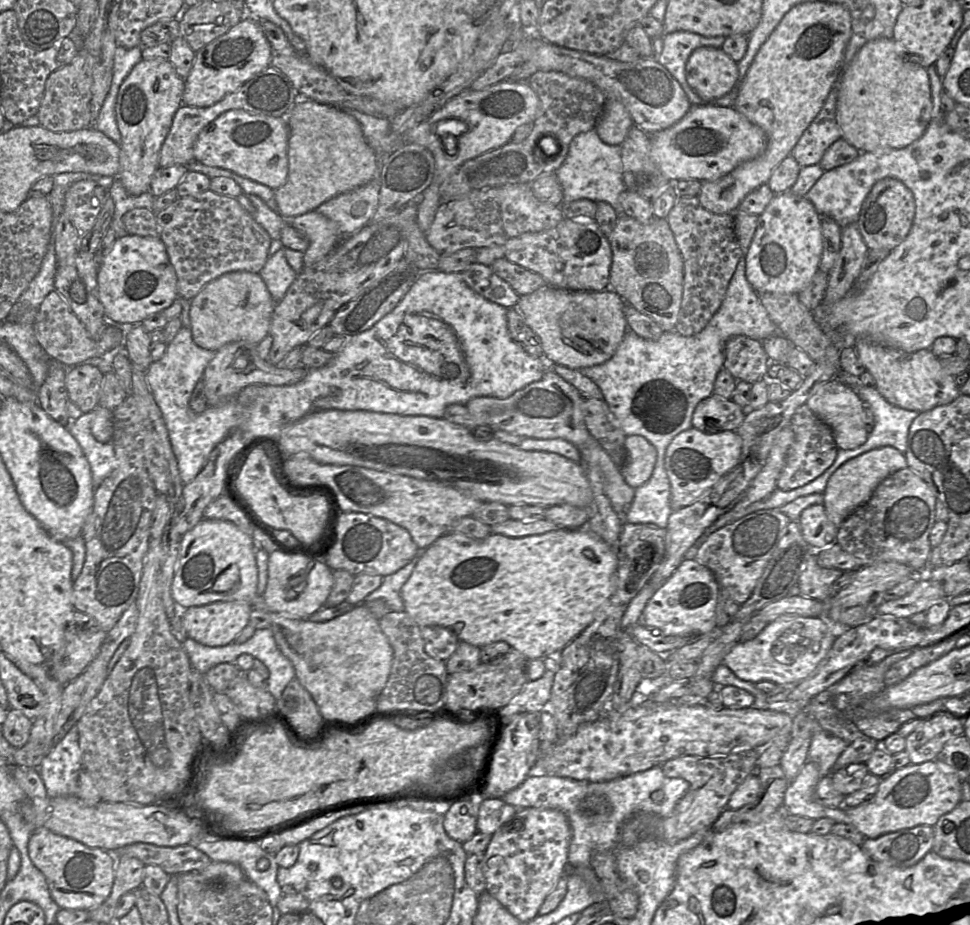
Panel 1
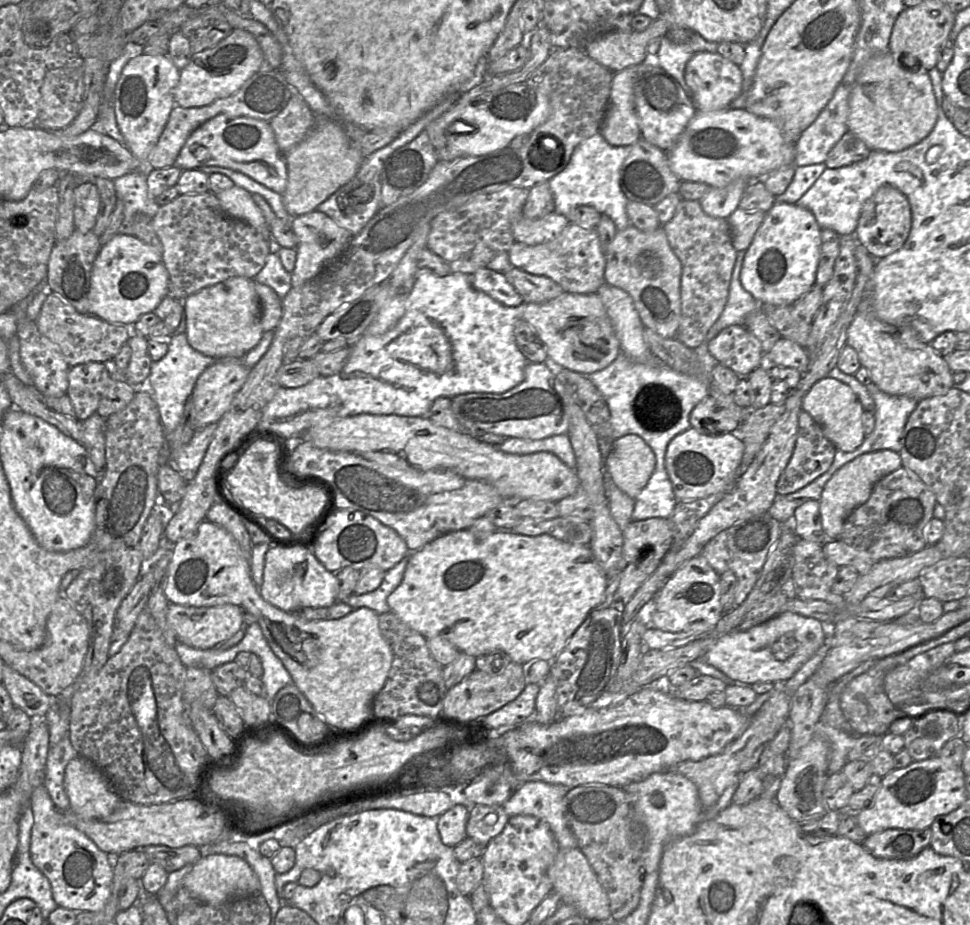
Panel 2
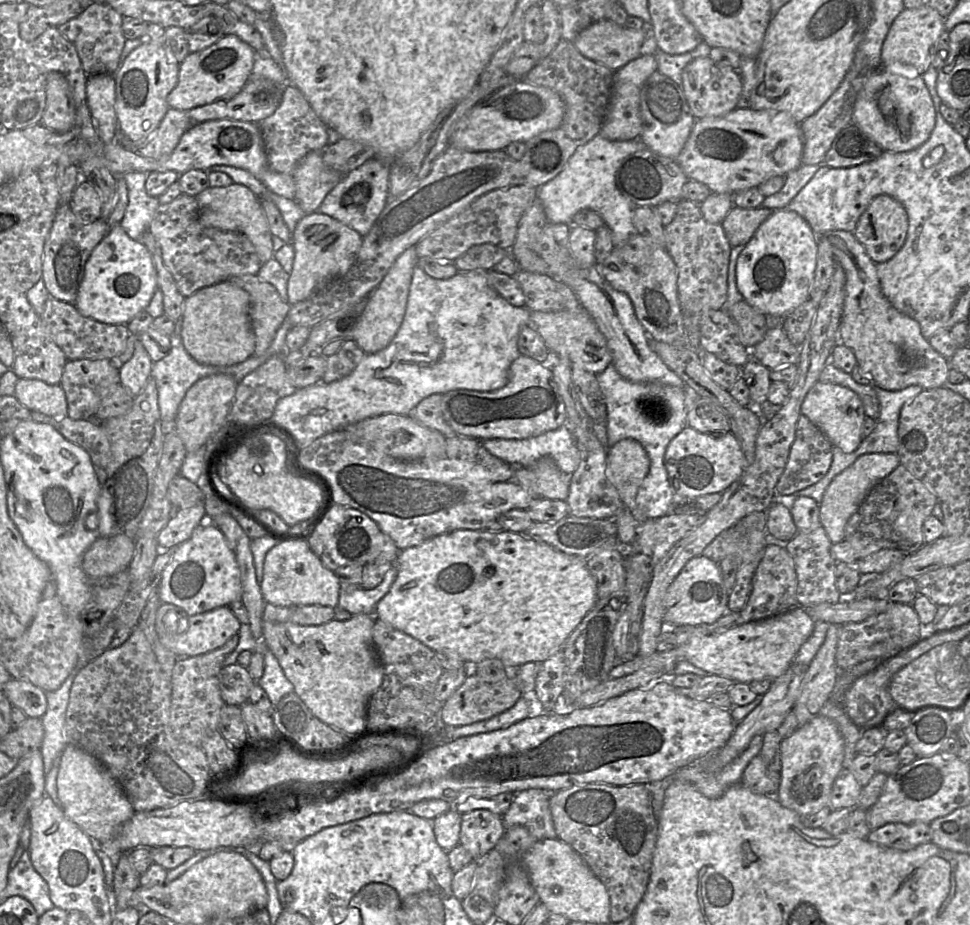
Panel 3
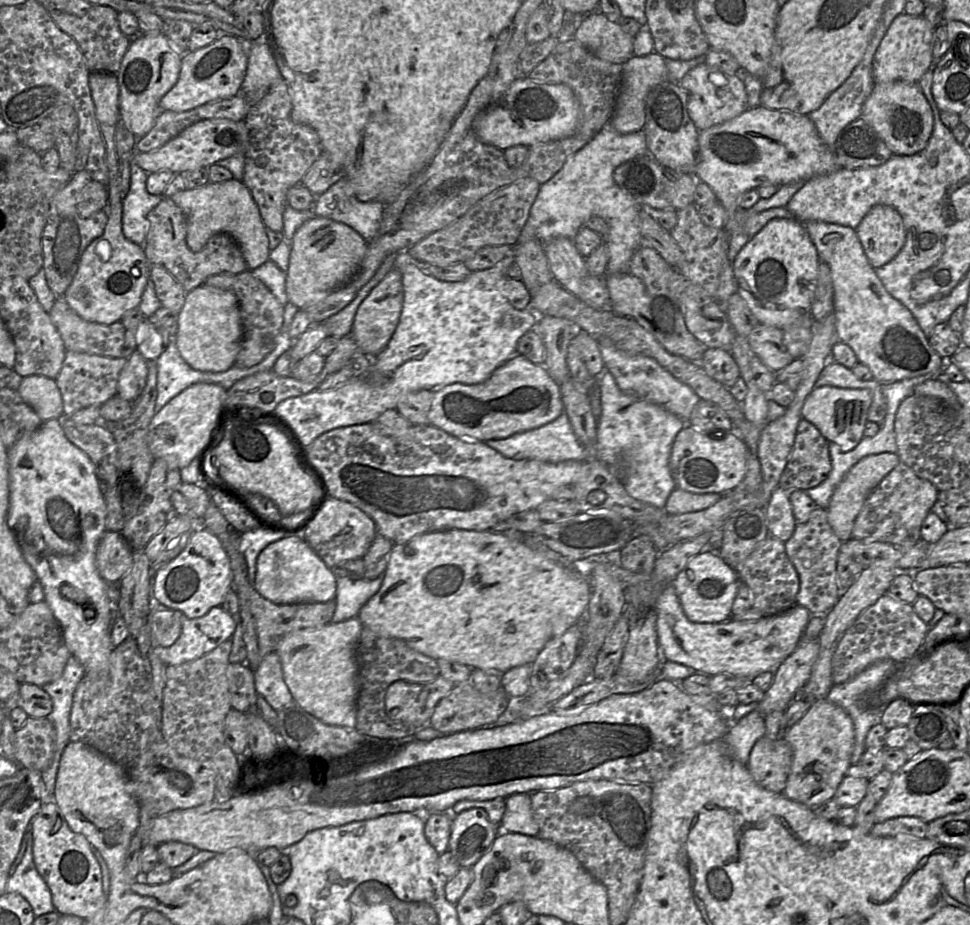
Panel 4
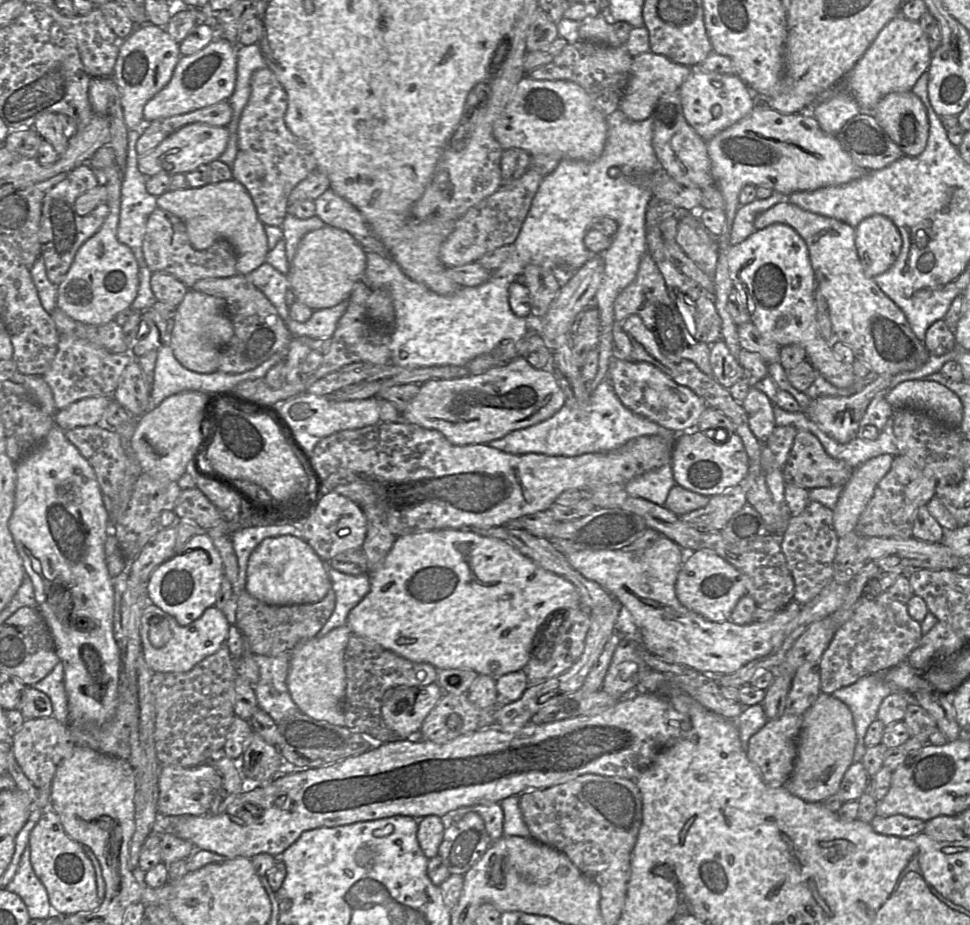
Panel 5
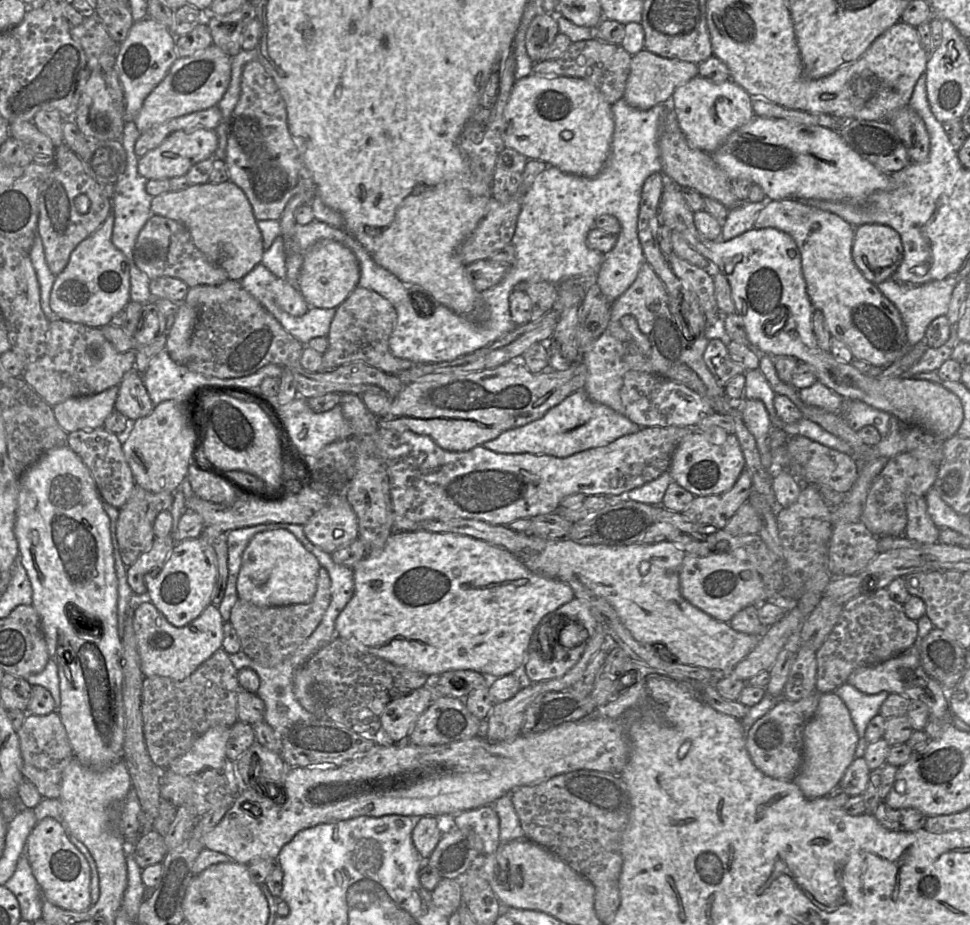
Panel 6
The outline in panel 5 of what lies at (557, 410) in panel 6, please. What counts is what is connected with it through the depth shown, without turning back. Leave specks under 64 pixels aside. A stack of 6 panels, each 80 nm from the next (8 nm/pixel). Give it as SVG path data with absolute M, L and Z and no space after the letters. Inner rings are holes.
M608 378L590 391L586 406L563 407L550 418L535 425L515 430L503 438L487 443L502 452L521 455L527 453L550 456L579 456L586 453L601 453L616 450L628 441L640 437L658 435L666 440L675 440L676 433L626 408L618 399Z

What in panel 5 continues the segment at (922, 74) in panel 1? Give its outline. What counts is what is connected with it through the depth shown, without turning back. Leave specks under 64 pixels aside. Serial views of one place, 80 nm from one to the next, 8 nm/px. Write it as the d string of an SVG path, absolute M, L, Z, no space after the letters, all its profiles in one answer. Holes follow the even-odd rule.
M912 90L887 94L872 114L904 155L915 157L924 151L929 136L928 114Z

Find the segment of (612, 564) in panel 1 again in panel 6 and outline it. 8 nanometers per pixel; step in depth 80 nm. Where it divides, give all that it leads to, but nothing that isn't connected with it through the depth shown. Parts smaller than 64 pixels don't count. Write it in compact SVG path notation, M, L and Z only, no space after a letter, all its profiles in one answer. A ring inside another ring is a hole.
M424 530L394 532L379 552L366 555L353 567L353 577L354 594L335 621L335 636L353 644L361 652L424 673L431 678L452 670L472 670L490 679L511 674L525 663L531 637L541 620L575 598L567 583L531 572L517 556L506 549L465 535Z

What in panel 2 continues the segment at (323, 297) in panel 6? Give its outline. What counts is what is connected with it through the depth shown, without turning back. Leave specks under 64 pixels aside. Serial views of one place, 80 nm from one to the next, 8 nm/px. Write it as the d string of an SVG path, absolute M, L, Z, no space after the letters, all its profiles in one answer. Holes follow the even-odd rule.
M318 210L295 217L292 221L292 229L298 240L294 248L297 255L295 267L291 272L292 287L301 286L320 275L346 251L353 237L348 230L340 227L328 215Z

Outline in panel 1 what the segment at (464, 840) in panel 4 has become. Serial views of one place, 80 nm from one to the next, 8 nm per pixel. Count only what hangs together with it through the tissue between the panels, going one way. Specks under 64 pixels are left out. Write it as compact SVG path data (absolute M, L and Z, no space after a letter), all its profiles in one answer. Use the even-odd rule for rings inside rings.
M484 798L479 806L477 832L493 835L518 810L500 798Z

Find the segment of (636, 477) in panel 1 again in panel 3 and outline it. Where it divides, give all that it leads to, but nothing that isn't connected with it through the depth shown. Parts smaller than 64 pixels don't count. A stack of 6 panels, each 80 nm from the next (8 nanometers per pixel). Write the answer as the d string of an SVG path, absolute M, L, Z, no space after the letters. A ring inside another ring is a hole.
M633 438L618 441L607 450L608 477L616 487L624 507L630 510L638 523L647 517L637 507L639 487L650 469L650 459L644 447Z

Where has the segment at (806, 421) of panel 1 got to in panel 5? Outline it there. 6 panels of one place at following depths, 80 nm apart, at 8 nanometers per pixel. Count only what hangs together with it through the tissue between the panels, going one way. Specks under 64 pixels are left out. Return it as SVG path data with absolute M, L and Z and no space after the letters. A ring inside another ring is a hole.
M798 430L787 461L782 468L785 484L793 484L807 490L819 487L845 486L854 468L837 460L825 451L819 439L809 431Z

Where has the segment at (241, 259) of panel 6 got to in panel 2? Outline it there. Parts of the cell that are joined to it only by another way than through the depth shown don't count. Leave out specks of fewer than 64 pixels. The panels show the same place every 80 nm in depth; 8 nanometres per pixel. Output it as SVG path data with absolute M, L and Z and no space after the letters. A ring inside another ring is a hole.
M234 185L215 194L221 207L229 216L247 222L258 230L267 241L270 241L269 225L249 191Z

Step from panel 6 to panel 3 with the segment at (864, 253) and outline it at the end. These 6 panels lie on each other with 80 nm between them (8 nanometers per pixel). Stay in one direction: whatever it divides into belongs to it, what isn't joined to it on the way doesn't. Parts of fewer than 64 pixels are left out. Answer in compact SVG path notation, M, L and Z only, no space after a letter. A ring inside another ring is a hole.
M876 196L862 213L854 231L855 237L864 246L867 254L876 264L891 259L904 245L908 234L908 215L901 202L892 196Z

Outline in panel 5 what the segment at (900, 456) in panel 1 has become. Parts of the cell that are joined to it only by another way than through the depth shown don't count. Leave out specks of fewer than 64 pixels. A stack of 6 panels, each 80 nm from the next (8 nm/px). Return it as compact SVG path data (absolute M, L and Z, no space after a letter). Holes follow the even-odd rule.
M882 454L855 468L833 508L833 525L838 537L855 530L861 513L880 480L889 472L894 456Z

